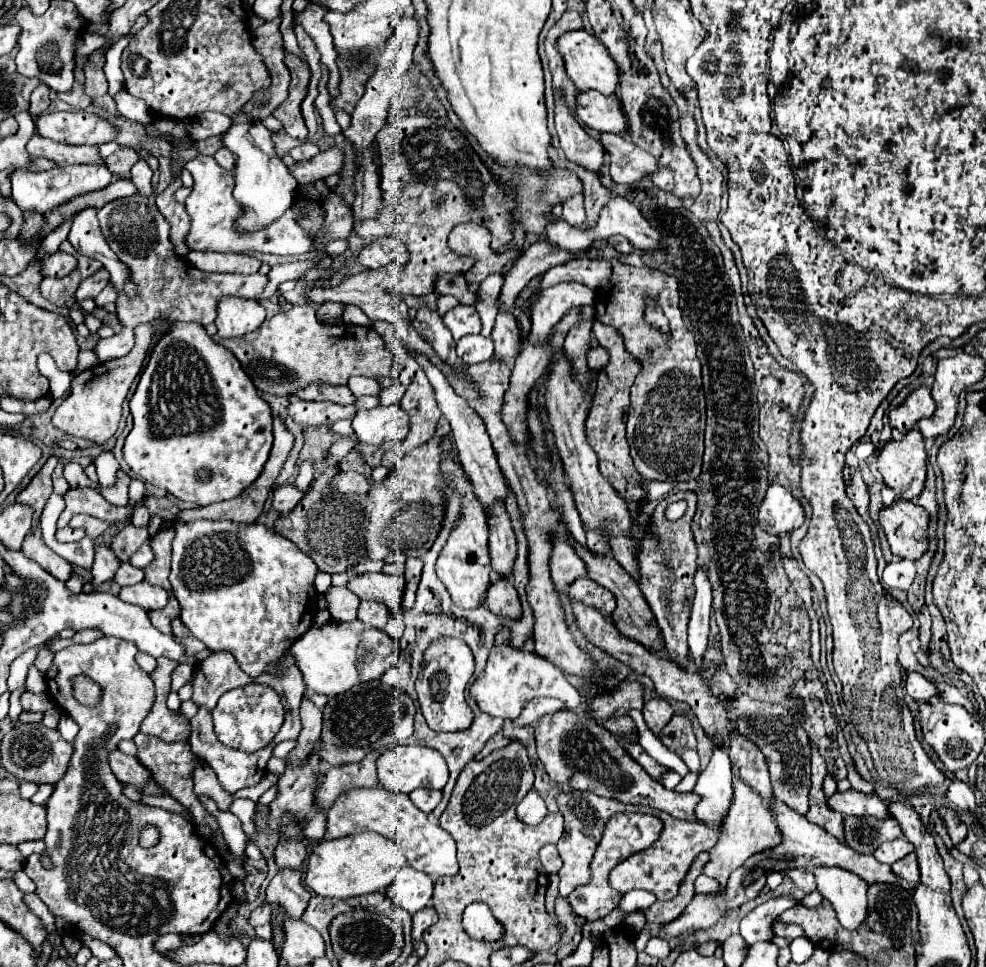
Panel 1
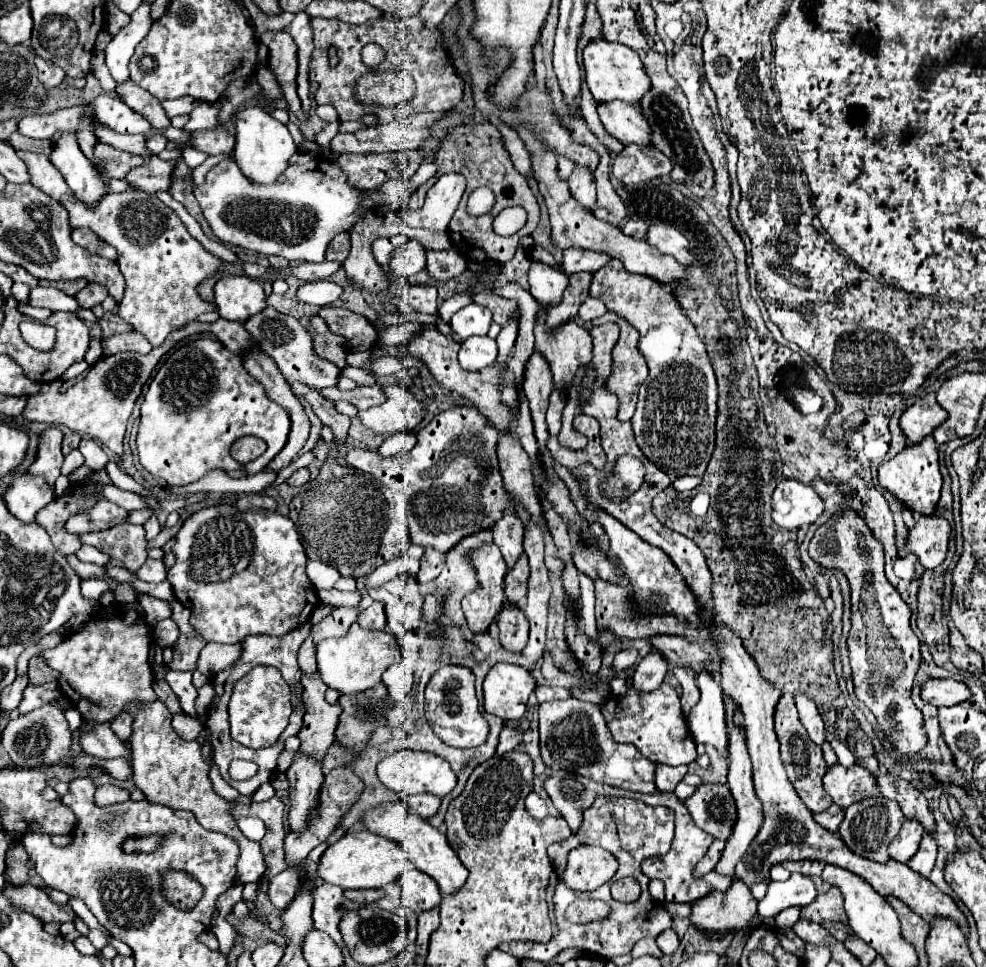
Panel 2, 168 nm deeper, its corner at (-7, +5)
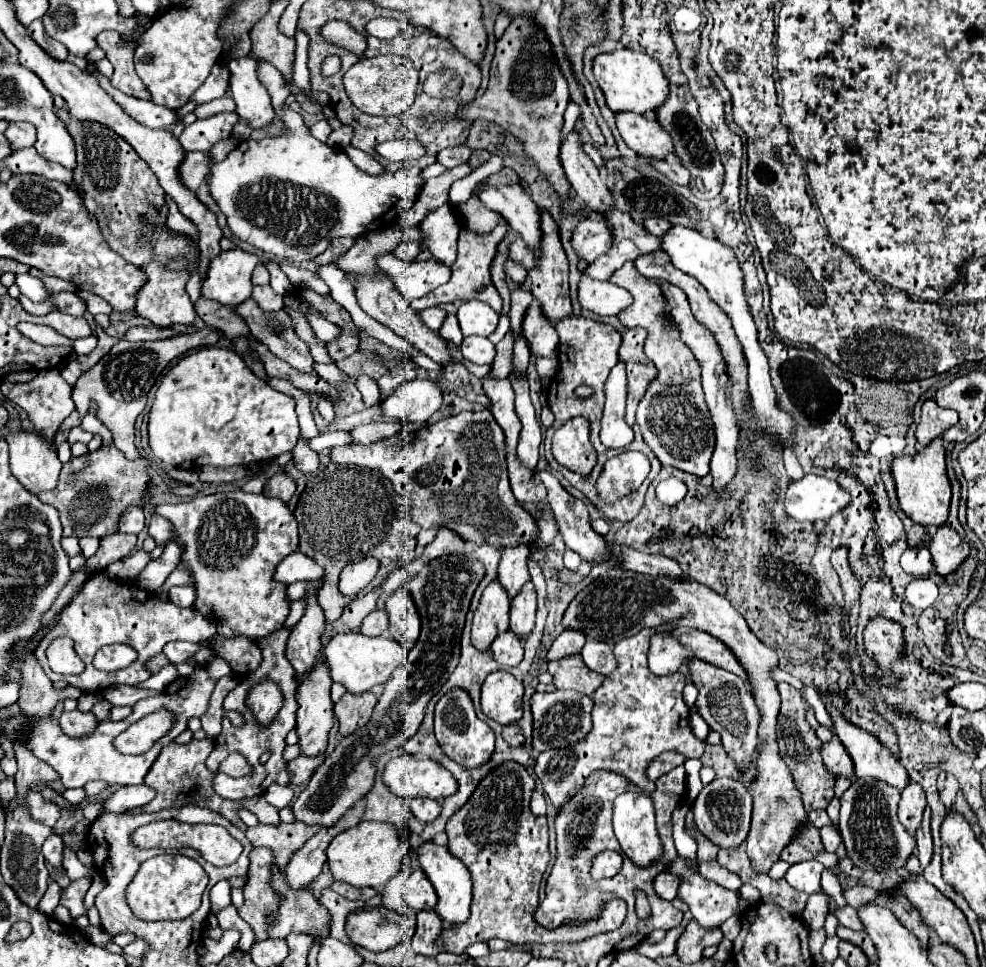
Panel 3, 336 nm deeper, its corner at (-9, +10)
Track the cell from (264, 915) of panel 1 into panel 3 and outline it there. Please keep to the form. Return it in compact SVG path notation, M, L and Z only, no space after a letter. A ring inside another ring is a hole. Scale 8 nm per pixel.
M338 825L332 829L320 829L312 839L304 843L302 849L292 855L290 863L286 865L286 883L290 889L300 891L308 887L316 875L320 875L322 865L326 861L326 847L338 833Z

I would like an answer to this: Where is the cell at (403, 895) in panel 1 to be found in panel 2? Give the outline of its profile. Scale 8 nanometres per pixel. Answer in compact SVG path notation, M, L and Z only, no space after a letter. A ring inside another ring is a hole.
M408 870L400 876L402 906L412 908L416 914L432 910L440 904L442 896L438 884L420 870Z

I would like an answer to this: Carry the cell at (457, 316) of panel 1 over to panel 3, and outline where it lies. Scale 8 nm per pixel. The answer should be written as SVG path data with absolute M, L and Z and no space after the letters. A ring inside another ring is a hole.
M466 301L458 307L458 321L464 337L468 335L482 335L488 337L496 325L498 325L498 315L494 309L484 303L484 301Z

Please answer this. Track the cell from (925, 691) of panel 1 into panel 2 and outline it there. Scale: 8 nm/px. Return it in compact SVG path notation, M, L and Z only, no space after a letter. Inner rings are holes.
M954 678L948 680L930 680L922 686L922 700L940 708L940 706L954 706L958 702L970 700L970 688Z

